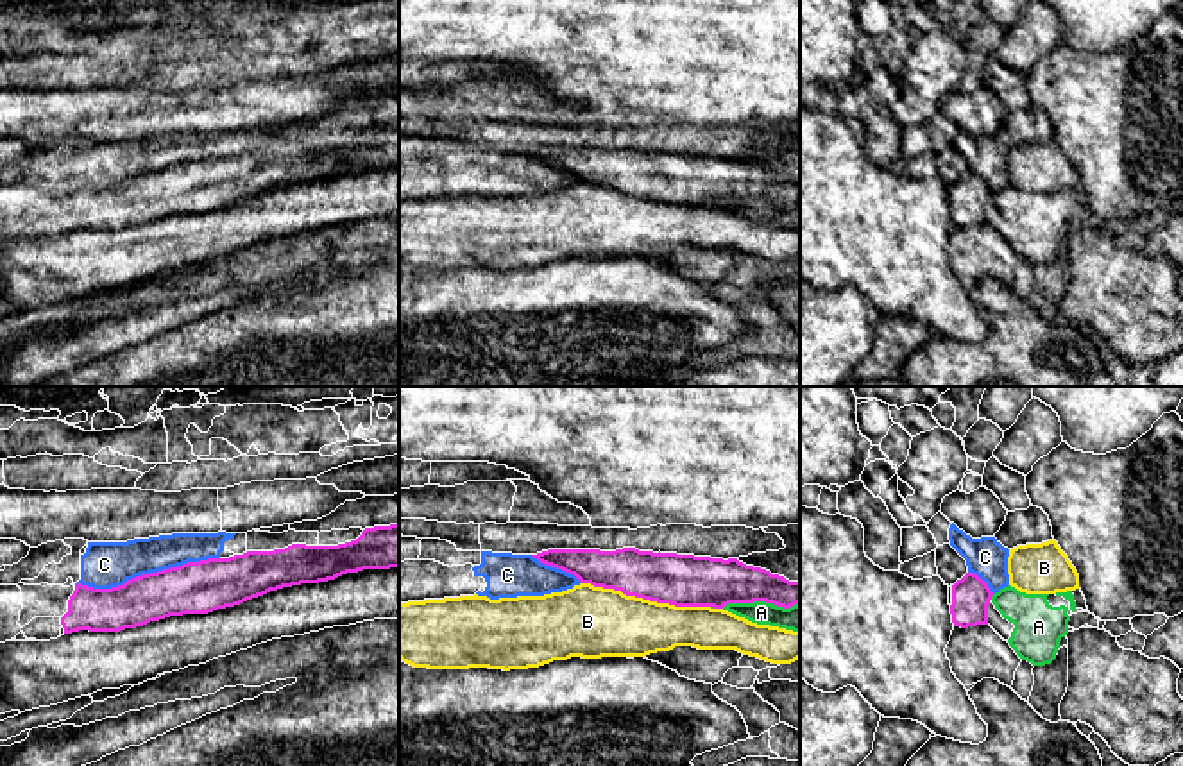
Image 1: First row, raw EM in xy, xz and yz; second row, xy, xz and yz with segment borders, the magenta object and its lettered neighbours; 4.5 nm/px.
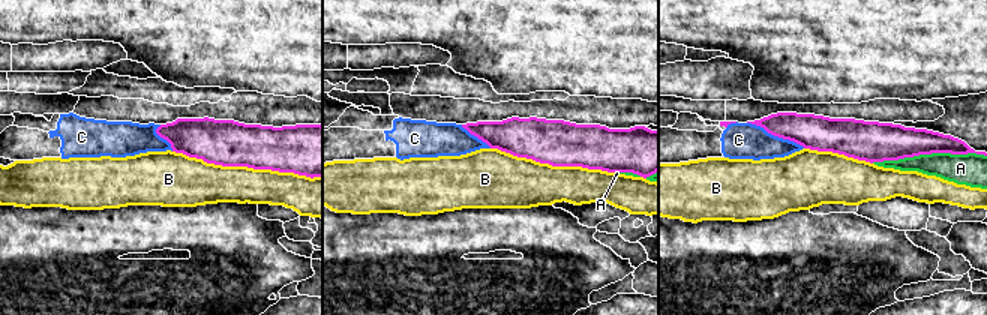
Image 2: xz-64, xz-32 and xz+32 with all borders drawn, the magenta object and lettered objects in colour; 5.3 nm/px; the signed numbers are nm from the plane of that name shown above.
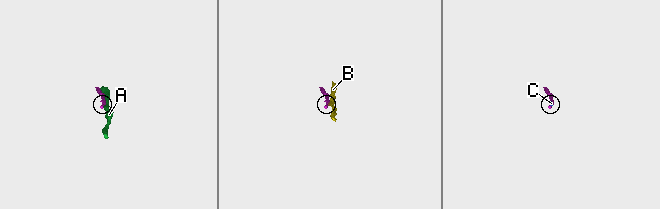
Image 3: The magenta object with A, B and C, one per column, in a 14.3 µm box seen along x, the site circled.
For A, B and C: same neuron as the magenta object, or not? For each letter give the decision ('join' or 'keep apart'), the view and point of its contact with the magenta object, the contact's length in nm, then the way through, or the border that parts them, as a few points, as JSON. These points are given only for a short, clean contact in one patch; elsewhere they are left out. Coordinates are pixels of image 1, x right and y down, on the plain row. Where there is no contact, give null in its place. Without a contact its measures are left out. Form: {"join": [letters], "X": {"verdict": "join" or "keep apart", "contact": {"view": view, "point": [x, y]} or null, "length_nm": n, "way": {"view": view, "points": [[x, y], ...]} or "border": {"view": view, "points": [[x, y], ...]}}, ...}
{"join": [], "A": {"verdict": "keep apart", "contact": {"view": "xz", "point": [759, 199]}, "length_nm": 360}, "B": {"verdict": "keep apart", "contact": {"view": "xz", "point": [646, 197]}, "length_nm": 600}, "C": {"verdict": "keep apart", "contact": {"view": "xy", "point": [149, 172]}, "length_nm": 650}}

